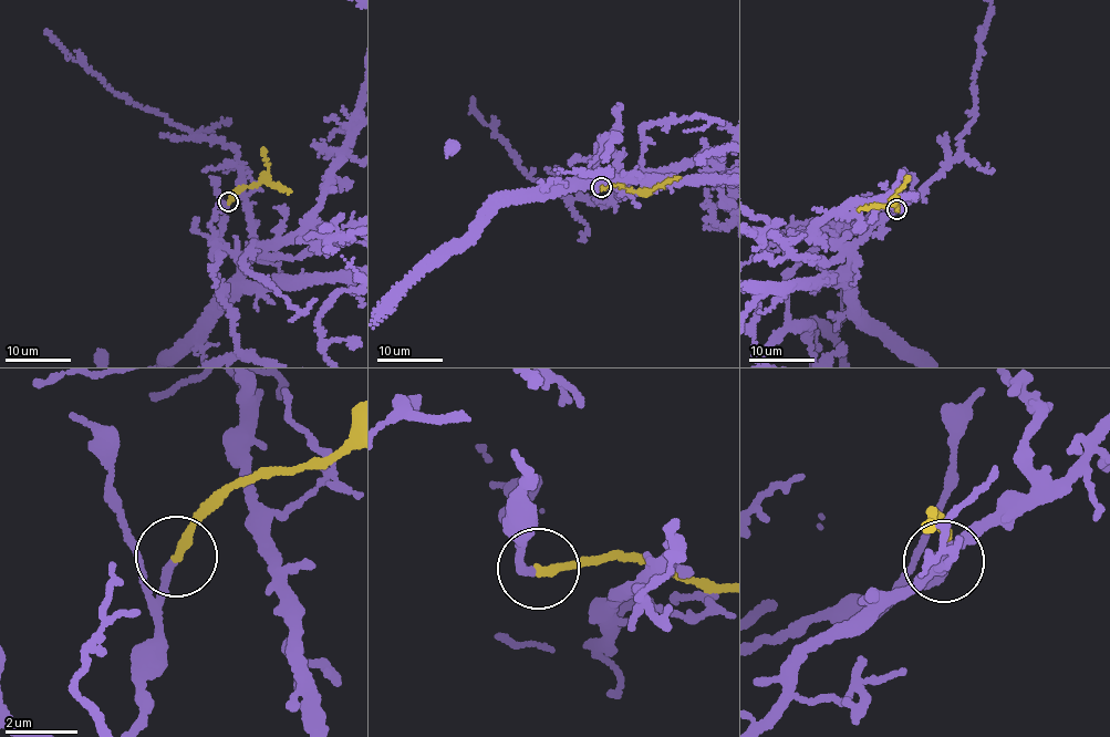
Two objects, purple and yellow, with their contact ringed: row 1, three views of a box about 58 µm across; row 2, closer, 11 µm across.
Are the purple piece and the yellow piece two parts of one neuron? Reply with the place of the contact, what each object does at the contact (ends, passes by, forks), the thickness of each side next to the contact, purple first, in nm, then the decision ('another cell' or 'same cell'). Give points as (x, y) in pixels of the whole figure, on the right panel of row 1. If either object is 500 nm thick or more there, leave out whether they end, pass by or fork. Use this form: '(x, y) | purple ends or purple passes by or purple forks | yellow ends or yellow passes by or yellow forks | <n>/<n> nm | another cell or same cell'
(896, 209) | purple ends | yellow ends | 200/240 nm | same cell

